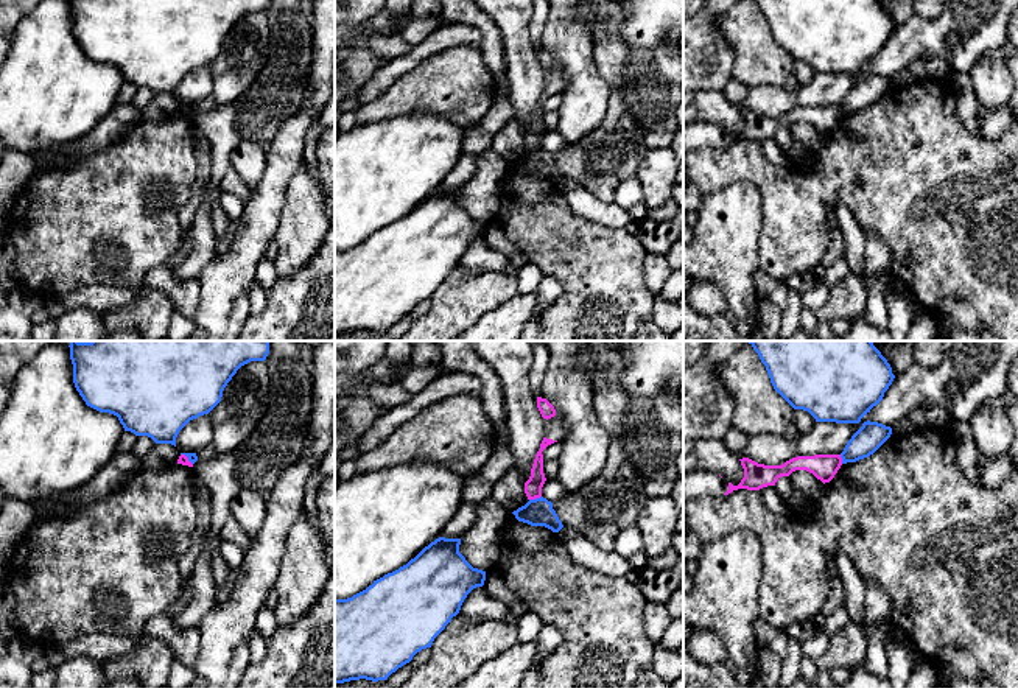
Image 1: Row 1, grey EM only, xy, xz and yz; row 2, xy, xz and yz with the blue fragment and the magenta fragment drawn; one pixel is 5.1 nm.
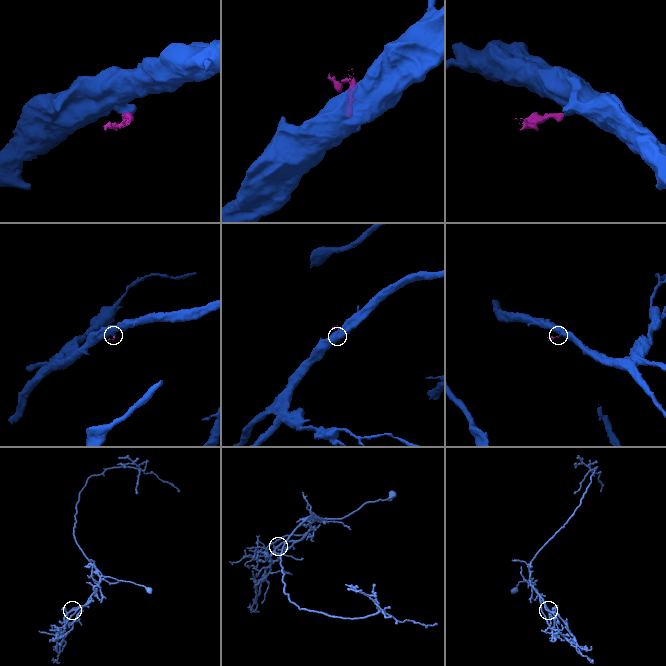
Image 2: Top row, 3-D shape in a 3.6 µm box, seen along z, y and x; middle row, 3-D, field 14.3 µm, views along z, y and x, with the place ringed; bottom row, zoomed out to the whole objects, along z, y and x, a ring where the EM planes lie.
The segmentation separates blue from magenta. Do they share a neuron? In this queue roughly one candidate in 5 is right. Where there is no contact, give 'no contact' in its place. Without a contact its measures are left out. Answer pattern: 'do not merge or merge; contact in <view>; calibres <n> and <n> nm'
do not merge; contact in xz; calibres 140 and 100 nm

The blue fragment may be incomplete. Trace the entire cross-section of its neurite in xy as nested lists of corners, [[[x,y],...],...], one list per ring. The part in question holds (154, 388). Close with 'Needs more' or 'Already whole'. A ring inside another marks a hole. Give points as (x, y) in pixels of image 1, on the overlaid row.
[[[70,341],[68,347],[70,360],[73,364],[73,383],[87,406],[100,412],[109,412],[117,416],[125,431],[131,431],[135,436],[148,436],[156,444],[171,444],[174,447],[179,431],[190,420],[209,414],[221,402],[224,388],[241,366],[251,361],[265,361],[269,353],[269,341]]]. Already whole

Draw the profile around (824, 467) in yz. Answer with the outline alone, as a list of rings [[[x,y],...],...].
[[[841,455],[797,456],[781,465],[764,465],[749,458],[739,461],[744,478],[738,486],[704,469],[683,473],[683,504],[699,497],[721,497],[738,489],[760,490],[775,486],[781,476],[789,476],[795,470],[806,470],[825,484],[834,478],[842,465]]]

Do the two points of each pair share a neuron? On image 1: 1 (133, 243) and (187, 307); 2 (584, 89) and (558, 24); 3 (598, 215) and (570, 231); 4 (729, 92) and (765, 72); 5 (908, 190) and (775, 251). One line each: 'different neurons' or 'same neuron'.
1: different neurons
2: same neuron
3: different neurons
4: different neurons
5: same neuron

